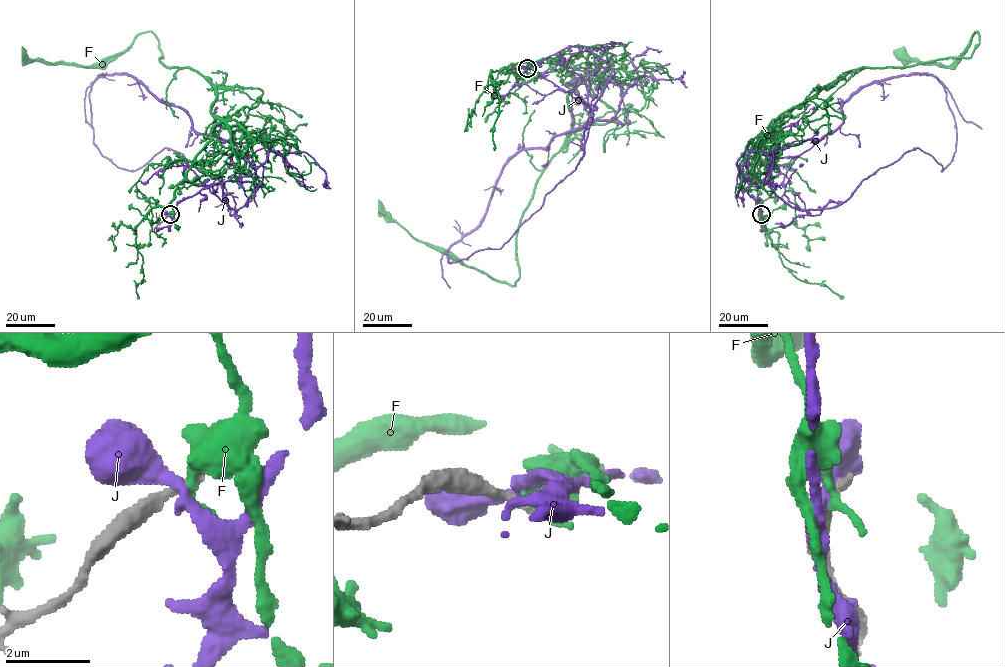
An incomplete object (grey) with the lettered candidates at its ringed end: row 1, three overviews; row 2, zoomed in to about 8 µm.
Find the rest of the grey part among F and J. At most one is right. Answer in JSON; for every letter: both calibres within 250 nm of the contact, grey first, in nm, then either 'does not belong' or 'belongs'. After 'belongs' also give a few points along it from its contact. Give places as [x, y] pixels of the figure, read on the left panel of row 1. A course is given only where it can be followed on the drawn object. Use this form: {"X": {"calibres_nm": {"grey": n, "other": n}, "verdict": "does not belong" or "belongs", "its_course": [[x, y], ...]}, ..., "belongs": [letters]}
{"F": {"calibres_nm": {"grey": 240, "other": 240}, "verdict": "does not belong"}, "J": {"calibres_nm": {"grey": 300, "other": 320}, "verdict": "does not belong"}, "belongs": []}

